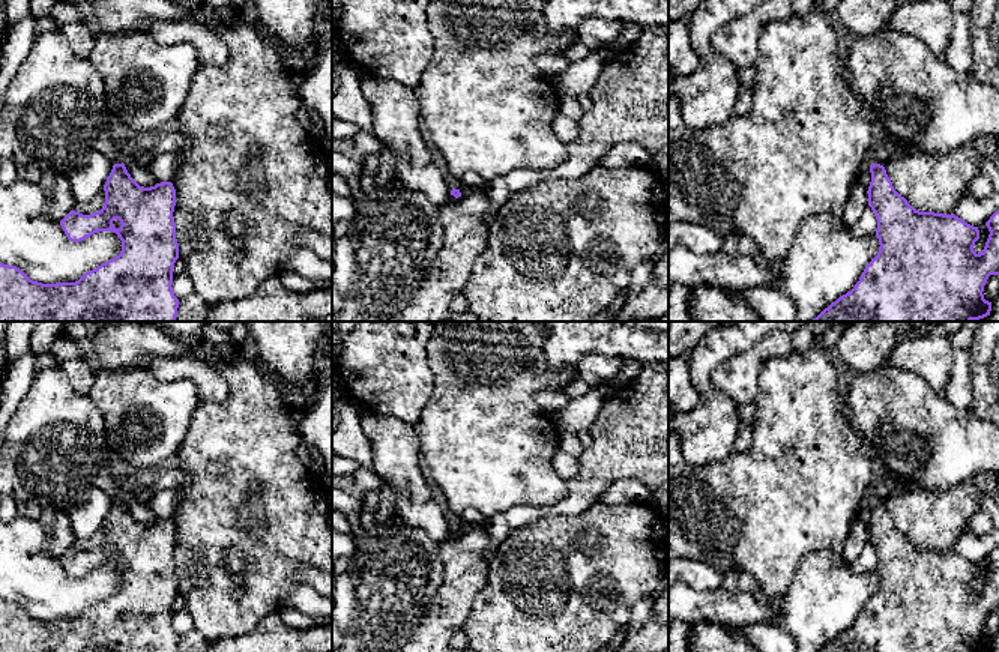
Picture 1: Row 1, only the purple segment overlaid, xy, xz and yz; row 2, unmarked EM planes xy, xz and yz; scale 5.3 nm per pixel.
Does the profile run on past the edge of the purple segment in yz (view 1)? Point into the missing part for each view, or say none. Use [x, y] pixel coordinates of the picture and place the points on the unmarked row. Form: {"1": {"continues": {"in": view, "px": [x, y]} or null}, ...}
{"1": {"continues": null}}

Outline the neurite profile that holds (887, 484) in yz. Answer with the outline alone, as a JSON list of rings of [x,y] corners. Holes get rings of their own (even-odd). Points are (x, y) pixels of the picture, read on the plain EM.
[[[879,470],[877,481],[871,484],[870,499],[883,502],[897,491],[907,491],[915,487],[916,485],[907,479]]]

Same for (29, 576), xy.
[[[41,518],[0,521],[0,599],[17,602],[33,617],[56,620],[75,619],[120,590],[122,577],[113,568],[71,578],[60,559],[47,553],[50,539],[51,527]]]

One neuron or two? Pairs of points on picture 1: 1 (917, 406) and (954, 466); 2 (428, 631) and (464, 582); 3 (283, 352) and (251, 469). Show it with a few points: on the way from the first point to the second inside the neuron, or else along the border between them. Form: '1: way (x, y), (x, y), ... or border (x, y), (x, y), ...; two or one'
1: way (921, 421), (935, 434), (935, 443), (942, 451); one
2: way (440, 619), (457, 594); one
3: border (253, 356), (274, 376); two

